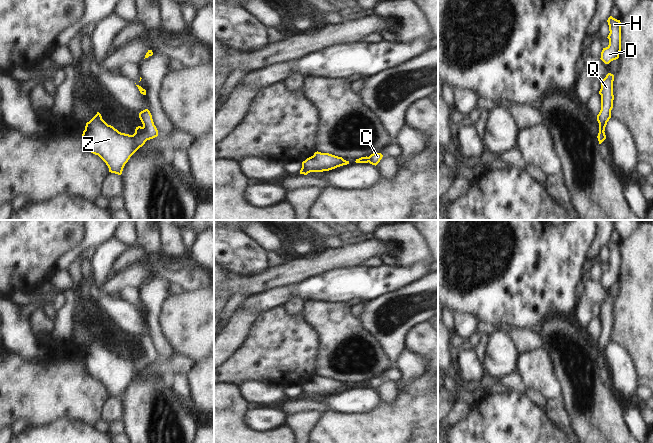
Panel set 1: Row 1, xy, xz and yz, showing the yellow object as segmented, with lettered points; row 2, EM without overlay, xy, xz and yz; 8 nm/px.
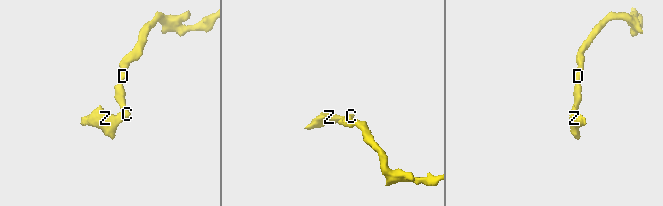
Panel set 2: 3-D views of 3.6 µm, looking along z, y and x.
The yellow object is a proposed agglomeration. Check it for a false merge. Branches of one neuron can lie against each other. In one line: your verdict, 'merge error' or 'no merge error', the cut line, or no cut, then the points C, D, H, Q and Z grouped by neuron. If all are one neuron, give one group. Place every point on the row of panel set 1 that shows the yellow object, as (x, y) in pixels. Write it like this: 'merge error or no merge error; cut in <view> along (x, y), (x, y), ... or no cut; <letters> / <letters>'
no merge error; no cut; C D H Q Z

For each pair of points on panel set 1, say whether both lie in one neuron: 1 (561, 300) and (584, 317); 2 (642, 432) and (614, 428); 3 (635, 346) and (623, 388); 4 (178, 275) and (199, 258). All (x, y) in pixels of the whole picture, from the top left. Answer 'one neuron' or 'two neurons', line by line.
1: two neurons
2: two neurons
3: two neurons
4: two neurons

